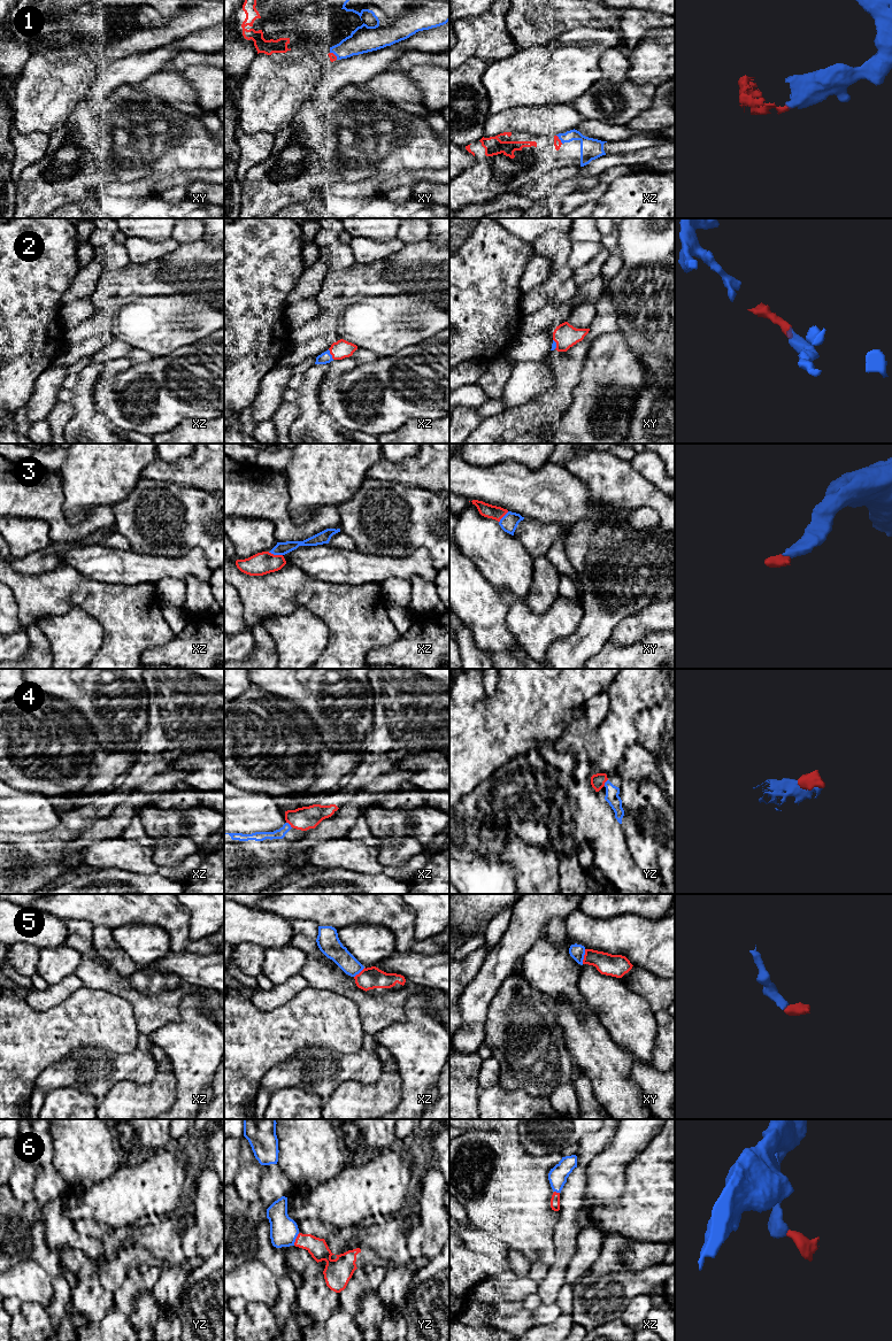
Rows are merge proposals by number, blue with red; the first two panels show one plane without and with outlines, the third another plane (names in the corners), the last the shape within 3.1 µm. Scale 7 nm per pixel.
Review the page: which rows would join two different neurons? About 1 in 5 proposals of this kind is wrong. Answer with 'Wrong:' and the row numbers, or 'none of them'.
Wrong: 5

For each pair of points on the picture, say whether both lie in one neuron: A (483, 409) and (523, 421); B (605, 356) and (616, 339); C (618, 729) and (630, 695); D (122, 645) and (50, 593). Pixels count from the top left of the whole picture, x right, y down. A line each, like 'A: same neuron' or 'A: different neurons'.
A: different neurons
B: same neuron
C: same neuron
D: same neuron

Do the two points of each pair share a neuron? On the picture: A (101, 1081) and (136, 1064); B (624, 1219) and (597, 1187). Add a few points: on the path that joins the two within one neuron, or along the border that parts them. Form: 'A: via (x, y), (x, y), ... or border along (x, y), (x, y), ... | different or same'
A: via (109, 1073), (115, 1068), (128, 1066) | same
B: border along (625, 1179), (617, 1199), (591, 1209), (593, 1223) | different

